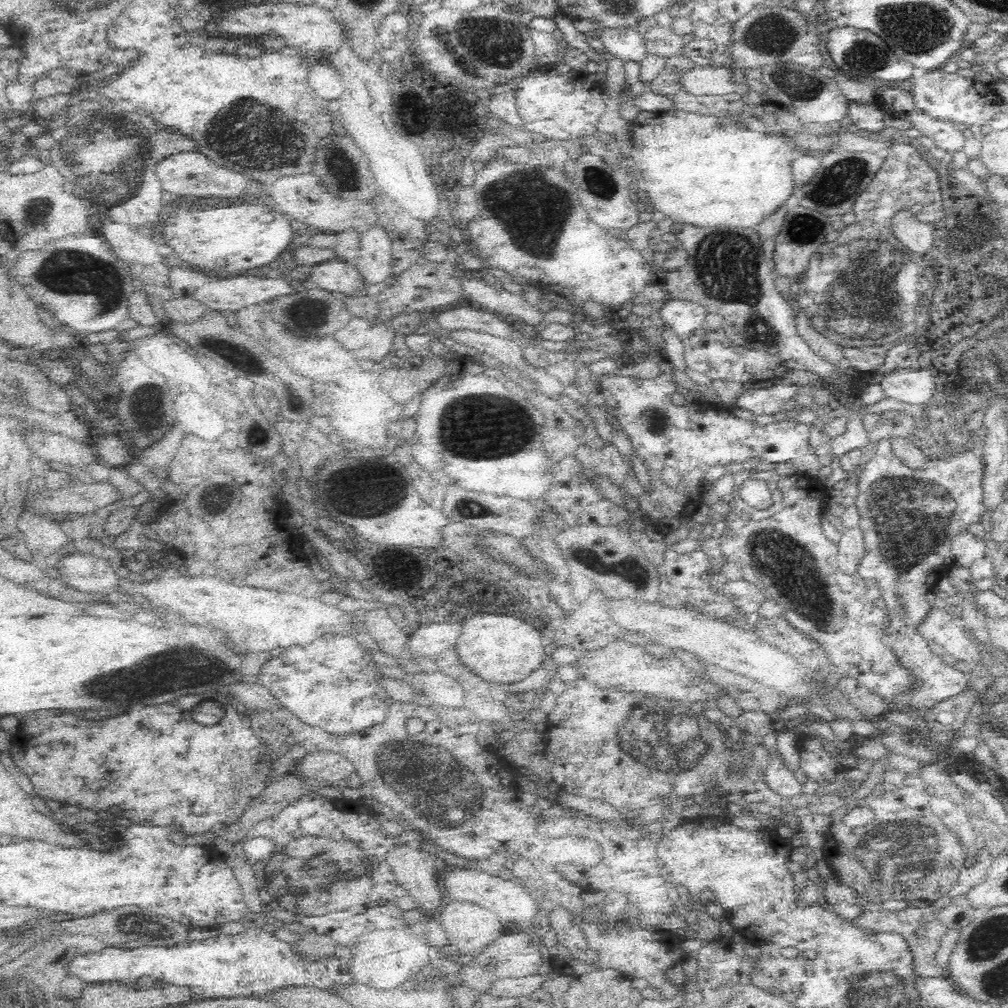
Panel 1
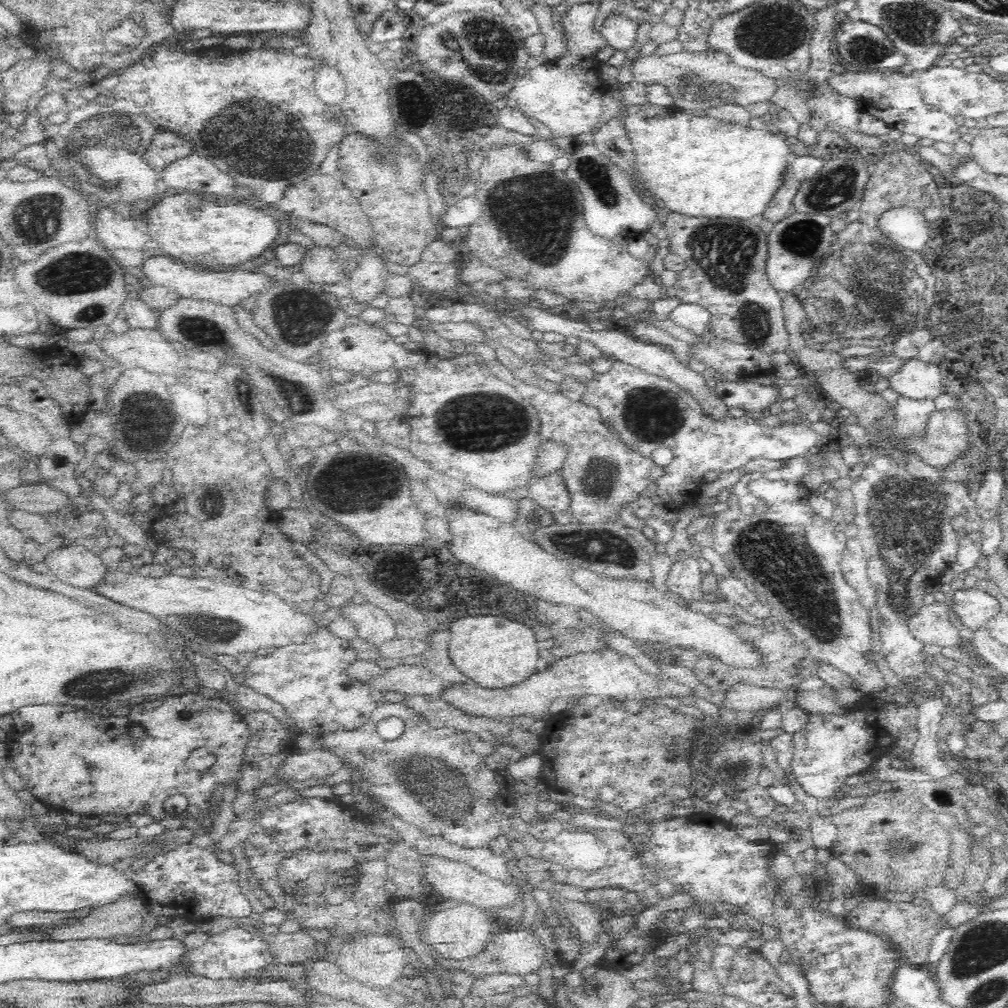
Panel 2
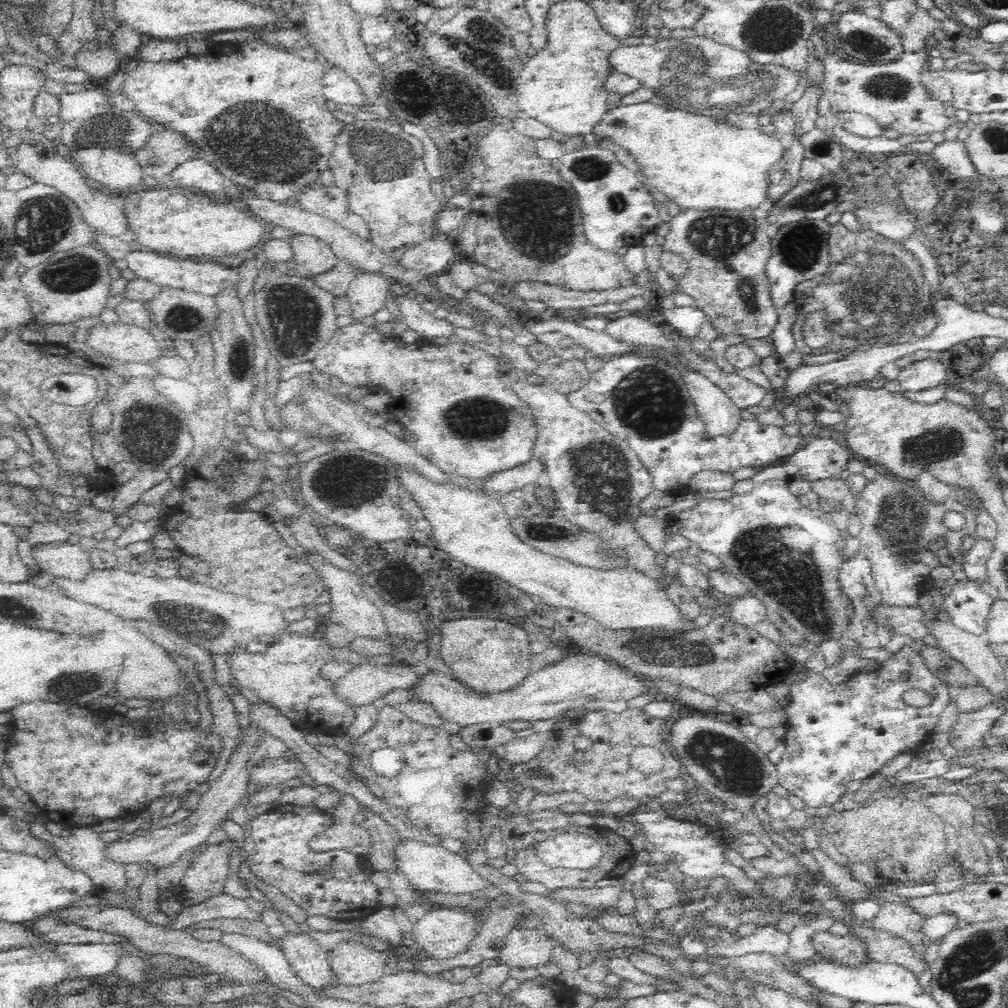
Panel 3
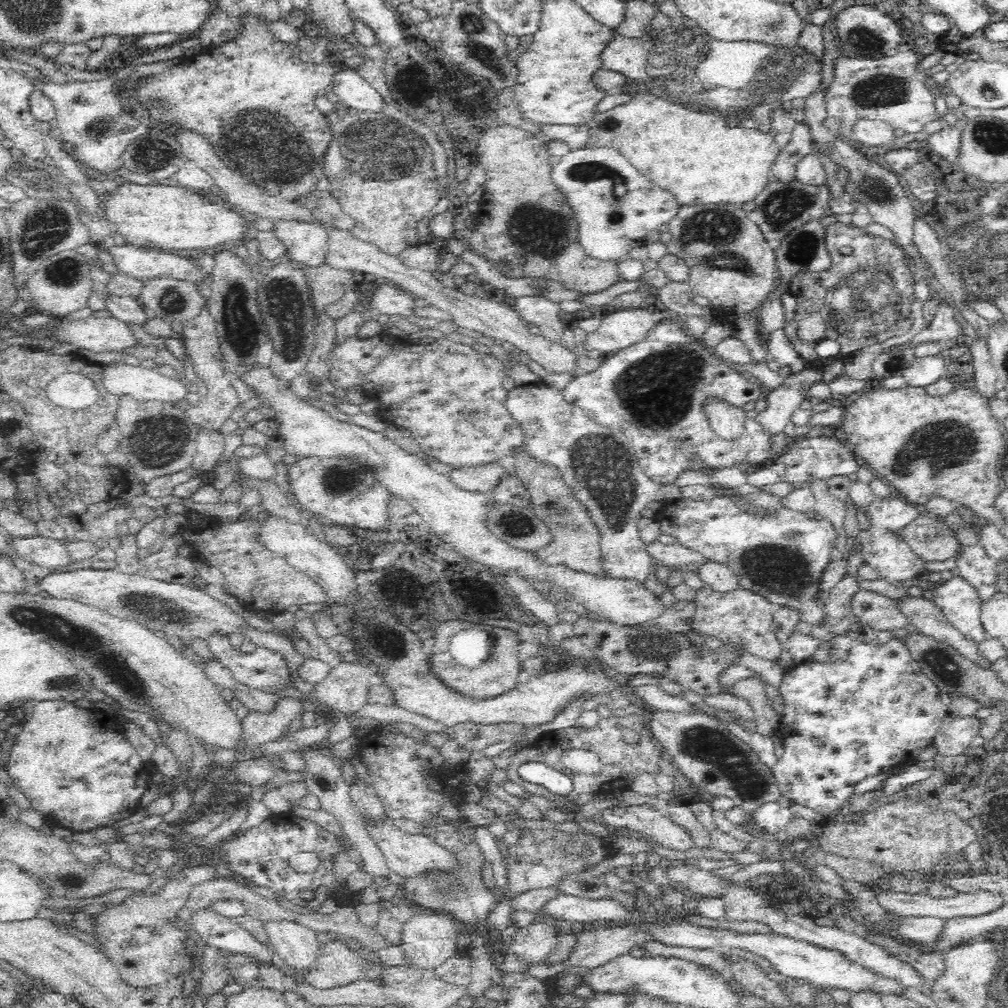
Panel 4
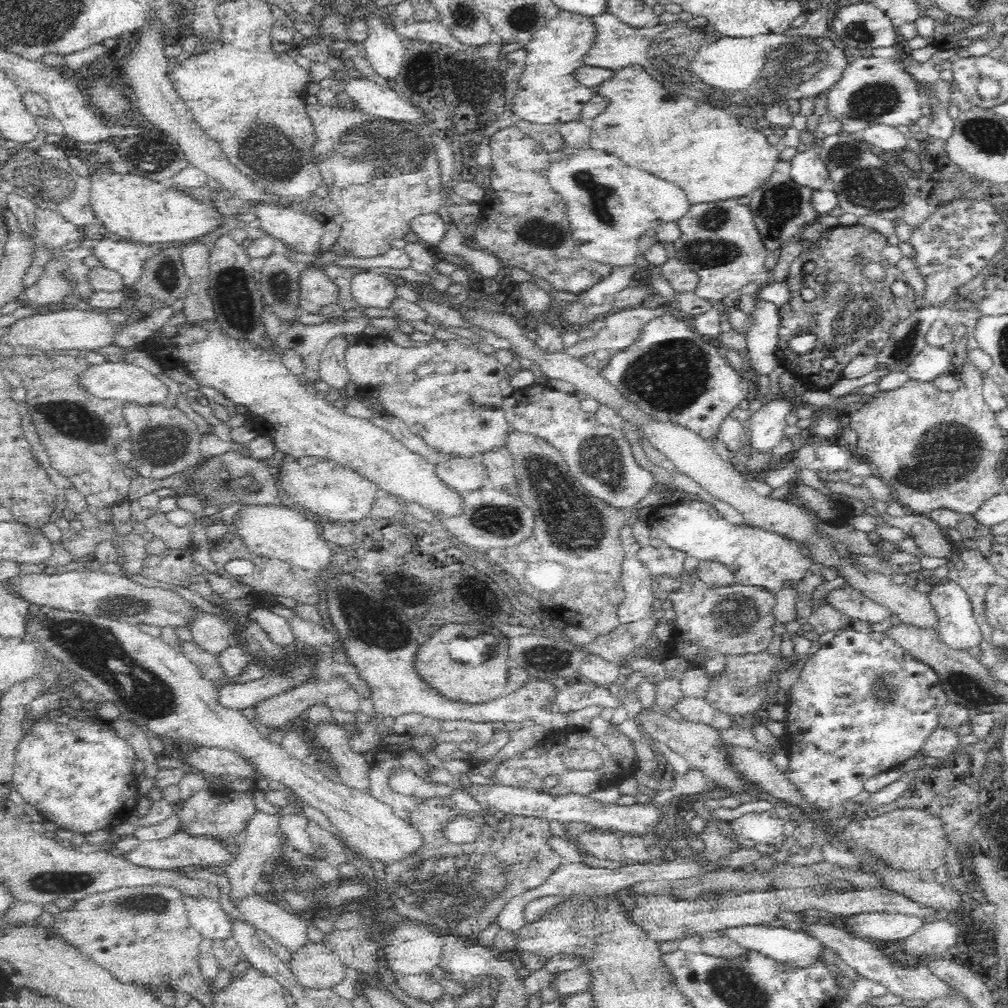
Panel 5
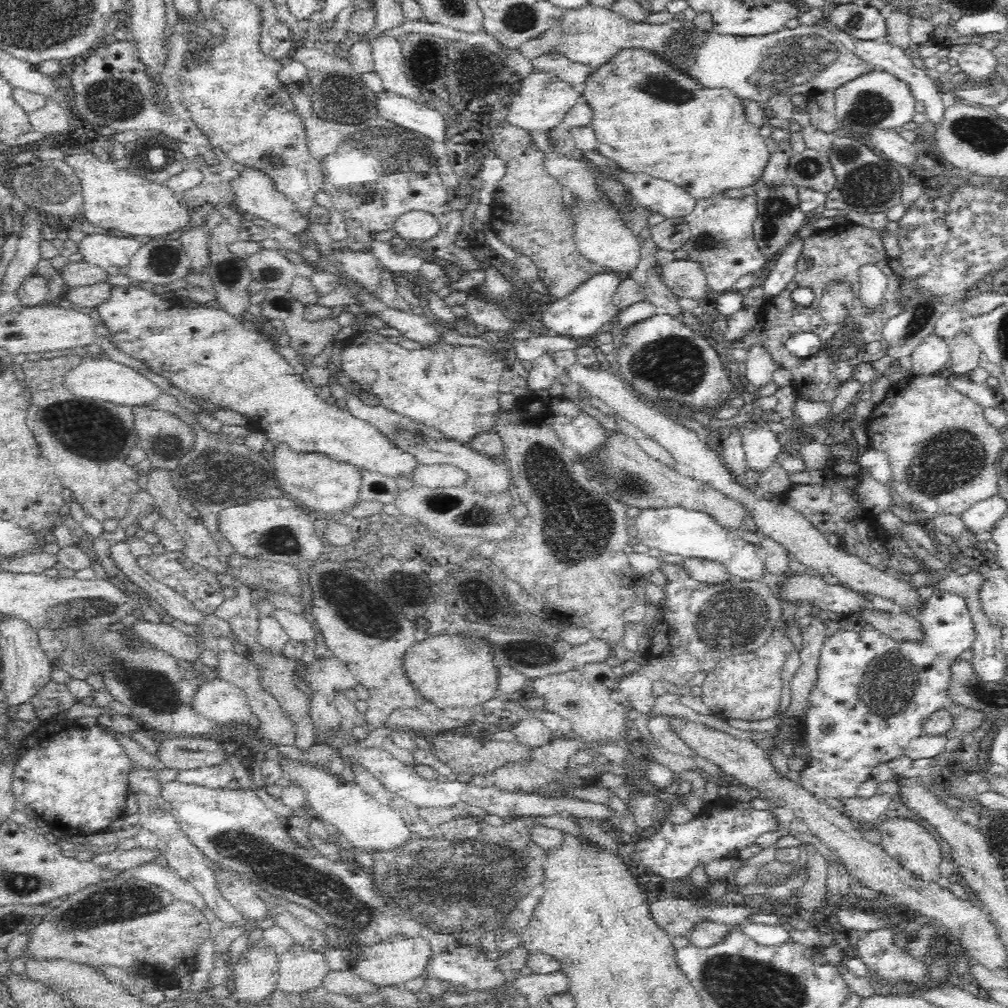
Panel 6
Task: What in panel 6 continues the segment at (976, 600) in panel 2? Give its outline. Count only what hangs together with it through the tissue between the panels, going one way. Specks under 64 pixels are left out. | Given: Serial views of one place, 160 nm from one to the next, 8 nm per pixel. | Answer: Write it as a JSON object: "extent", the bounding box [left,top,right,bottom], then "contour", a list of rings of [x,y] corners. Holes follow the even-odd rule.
{"extent":[797,589,975,802],"contour":[[[935,589],[924,603],[925,606],[921,609],[921,613],[916,615],[918,621],[922,623],[924,631],[926,631],[926,640],[924,640],[924,642],[898,642],[896,639],[890,638],[878,632],[876,629],[859,631],[837,630],[824,640],[820,656],[818,657],[815,681],[806,697],[807,705],[803,708],[803,719],[797,731],[797,733],[800,734],[799,740],[803,741],[809,752],[806,766],[800,770],[799,784],[802,785],[802,788],[812,793],[818,801],[831,798],[832,800],[838,799],[842,802],[845,799],[855,798],[862,783],[868,779],[872,779],[872,770],[874,770],[876,766],[893,762],[902,756],[906,756],[906,748],[908,748],[911,740],[916,740],[916,737],[923,735],[922,732],[924,732],[926,720],[928,720],[934,712],[947,706],[949,702],[947,688],[951,677],[949,666],[964,650],[971,648],[975,640],[974,623],[964,598],[953,592],[948,592],[944,589]]]}

